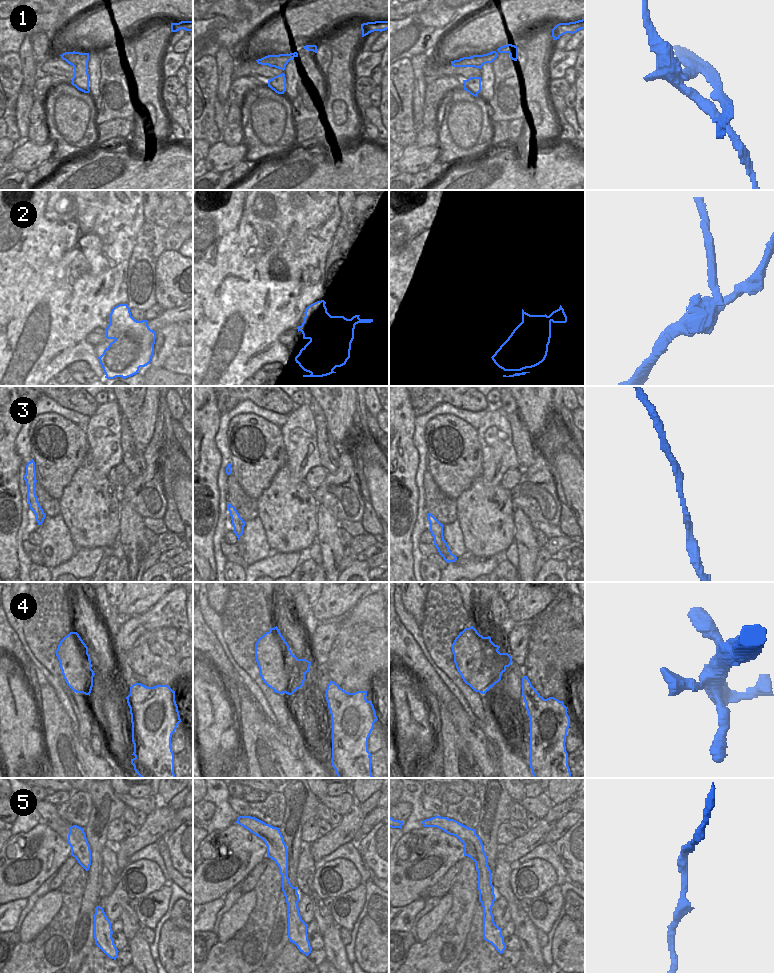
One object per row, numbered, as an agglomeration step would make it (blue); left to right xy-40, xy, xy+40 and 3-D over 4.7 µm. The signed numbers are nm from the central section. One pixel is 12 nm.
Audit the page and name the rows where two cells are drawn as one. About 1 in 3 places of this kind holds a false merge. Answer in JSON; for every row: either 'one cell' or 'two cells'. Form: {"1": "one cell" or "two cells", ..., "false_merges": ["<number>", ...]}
{"1": "two cells", "2": "two cells", "3": "one cell", "4": "one cell", "5": "one cell", "false_merges": ["1", "2"]}

